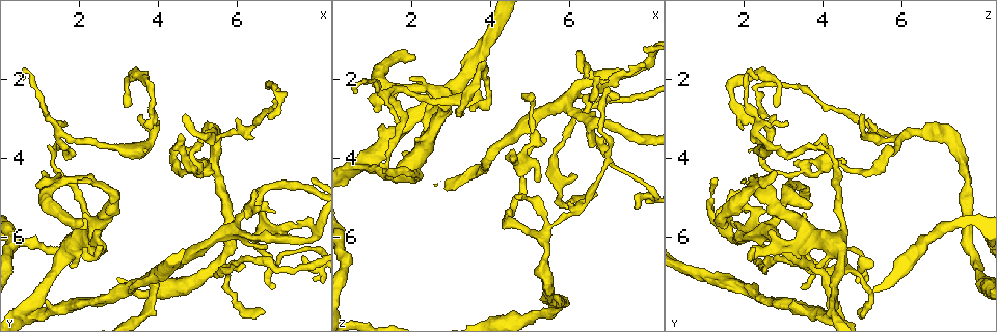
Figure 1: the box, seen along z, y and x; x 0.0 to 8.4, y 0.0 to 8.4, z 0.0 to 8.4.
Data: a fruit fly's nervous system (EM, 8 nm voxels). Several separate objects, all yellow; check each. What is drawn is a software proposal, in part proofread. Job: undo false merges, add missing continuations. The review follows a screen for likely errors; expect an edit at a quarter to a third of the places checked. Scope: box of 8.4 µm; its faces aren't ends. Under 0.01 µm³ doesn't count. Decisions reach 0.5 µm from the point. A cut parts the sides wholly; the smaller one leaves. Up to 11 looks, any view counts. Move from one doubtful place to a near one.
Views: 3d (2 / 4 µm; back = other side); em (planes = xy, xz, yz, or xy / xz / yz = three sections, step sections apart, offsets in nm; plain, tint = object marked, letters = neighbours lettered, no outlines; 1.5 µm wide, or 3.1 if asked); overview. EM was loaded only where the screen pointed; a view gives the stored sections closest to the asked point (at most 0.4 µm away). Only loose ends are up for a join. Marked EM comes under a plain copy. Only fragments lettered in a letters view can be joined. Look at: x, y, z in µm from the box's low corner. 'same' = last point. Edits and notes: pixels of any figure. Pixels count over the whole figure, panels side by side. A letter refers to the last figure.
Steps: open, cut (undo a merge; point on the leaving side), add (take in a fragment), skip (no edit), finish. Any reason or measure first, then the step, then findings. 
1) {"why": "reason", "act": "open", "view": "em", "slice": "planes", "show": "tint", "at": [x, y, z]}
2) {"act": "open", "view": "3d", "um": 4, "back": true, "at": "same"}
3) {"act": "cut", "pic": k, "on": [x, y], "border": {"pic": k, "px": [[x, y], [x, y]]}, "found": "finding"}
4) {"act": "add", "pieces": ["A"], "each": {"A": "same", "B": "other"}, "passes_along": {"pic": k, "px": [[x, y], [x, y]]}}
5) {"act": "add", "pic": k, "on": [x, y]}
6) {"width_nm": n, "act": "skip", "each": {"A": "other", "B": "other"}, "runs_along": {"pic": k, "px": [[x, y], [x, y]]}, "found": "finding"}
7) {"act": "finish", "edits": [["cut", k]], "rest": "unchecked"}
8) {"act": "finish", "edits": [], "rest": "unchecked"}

{"why": "branch stops here", "act": "open", "view": "em", "slice": "planes", "show": "letters", "at": [6.75, 7.90, 4.90]}

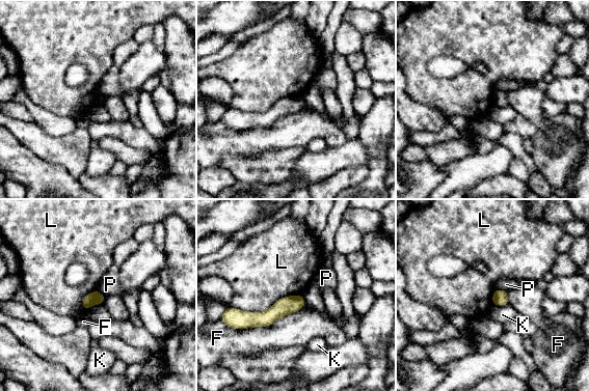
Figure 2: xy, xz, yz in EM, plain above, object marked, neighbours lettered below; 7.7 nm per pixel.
{"width_nm": 100, "act": "skip", "each": {"F": "other", "K": "other", "L": "other", "P": "other"}, "border": {"pic": 2, "px": [[507, 289], [494, 290]]}, "found": "no lettered fragment goes on from it"}

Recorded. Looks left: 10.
{"why": "an open end", "act": "open", "view": "em", "slice": "planes", "show": "letters", "at": [6.55, 5.15, 3.70]}

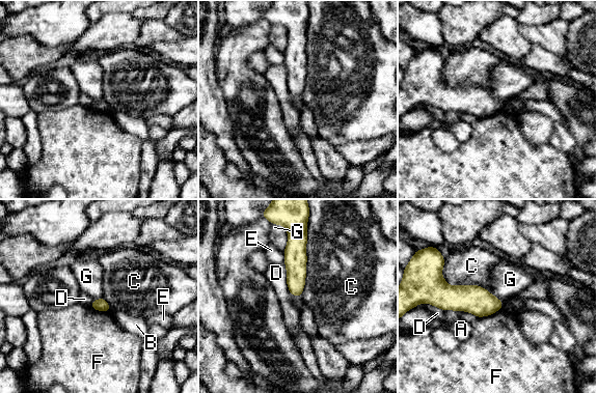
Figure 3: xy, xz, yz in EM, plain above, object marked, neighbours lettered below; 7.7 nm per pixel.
{"act": "skip", "each": {"A": "other", "B": "other", "C": "other", "D": "other", "E": "other", "F": "other", "G": "other"}, "found": "none of them fits"}

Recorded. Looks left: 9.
{"why": "sharp bend", "act": "open", "view": "3d", "um": 4, "at": [6.95, 2.35, 2.35]}

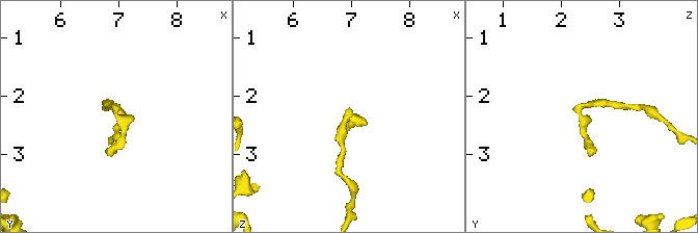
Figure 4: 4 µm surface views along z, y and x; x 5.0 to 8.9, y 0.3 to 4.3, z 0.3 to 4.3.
{"why": "shape alone is not enough", "act": "open", "view": "em", "slice": "planes", "show": "letters", "at": [6.90, 2.35, 2.30]}

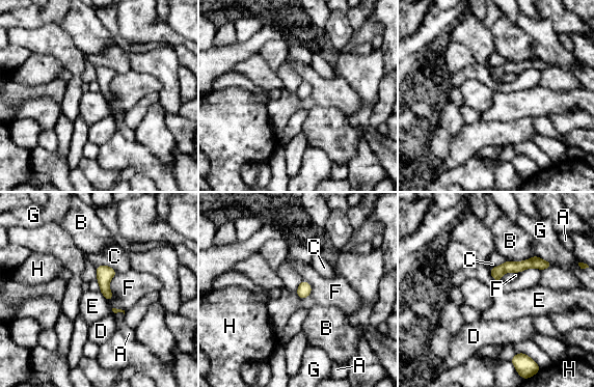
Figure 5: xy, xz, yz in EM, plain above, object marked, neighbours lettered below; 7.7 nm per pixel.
{"longest_contact_nm": ["B", 220], "act": "skip", "each": {"A": "other", "B": "other", "C": "other", "D": "other", "E": "other", "F": "other", "G": "other", "H": "other"}, "border": {"pic": 5, "px": [[100, 291], [107, 300]]}, "found": "one neuron here"}

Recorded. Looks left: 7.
{"why": "sharp bend", "act": "open", "view": "em", "slice": "planes", "show": "letters", "at": [1.35, 4.05, 4.30]}

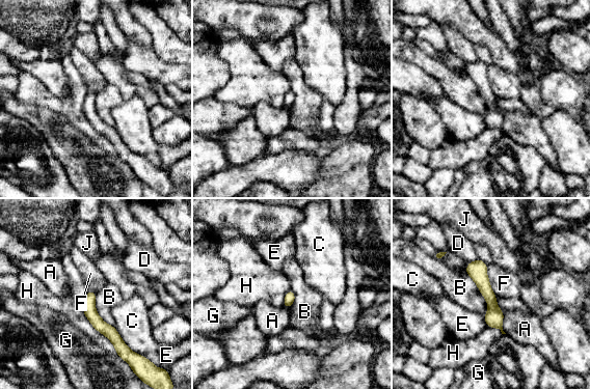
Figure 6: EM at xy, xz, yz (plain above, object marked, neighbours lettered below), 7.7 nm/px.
{"width_nm": 80, "act": "skip", "each": {"A": "other", "B": "other", "C": "other", "D": "other", "E": "other", "F": "other", "G": "other", "H": "other", "J": "other"}, "found": "all the same neuron"}

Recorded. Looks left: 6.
{"act": "finish", "edits": [], "rest": "unchecked"}

